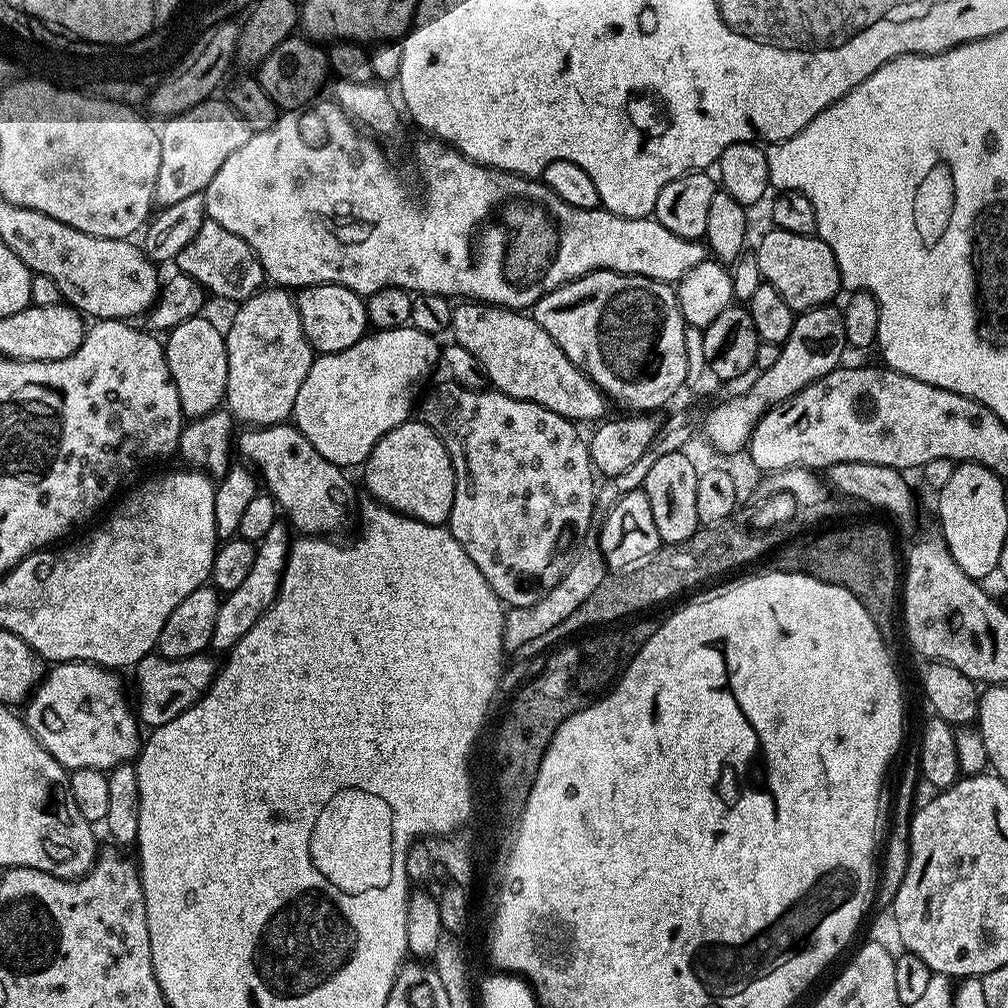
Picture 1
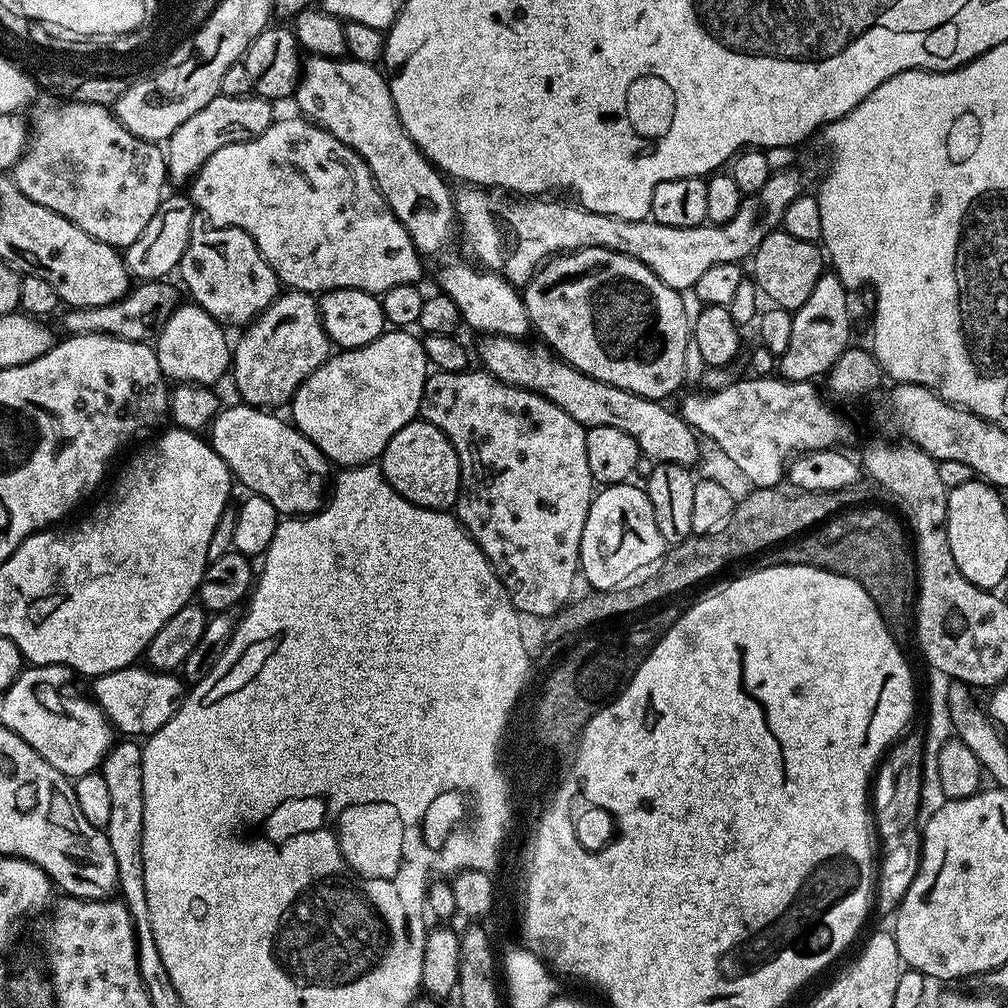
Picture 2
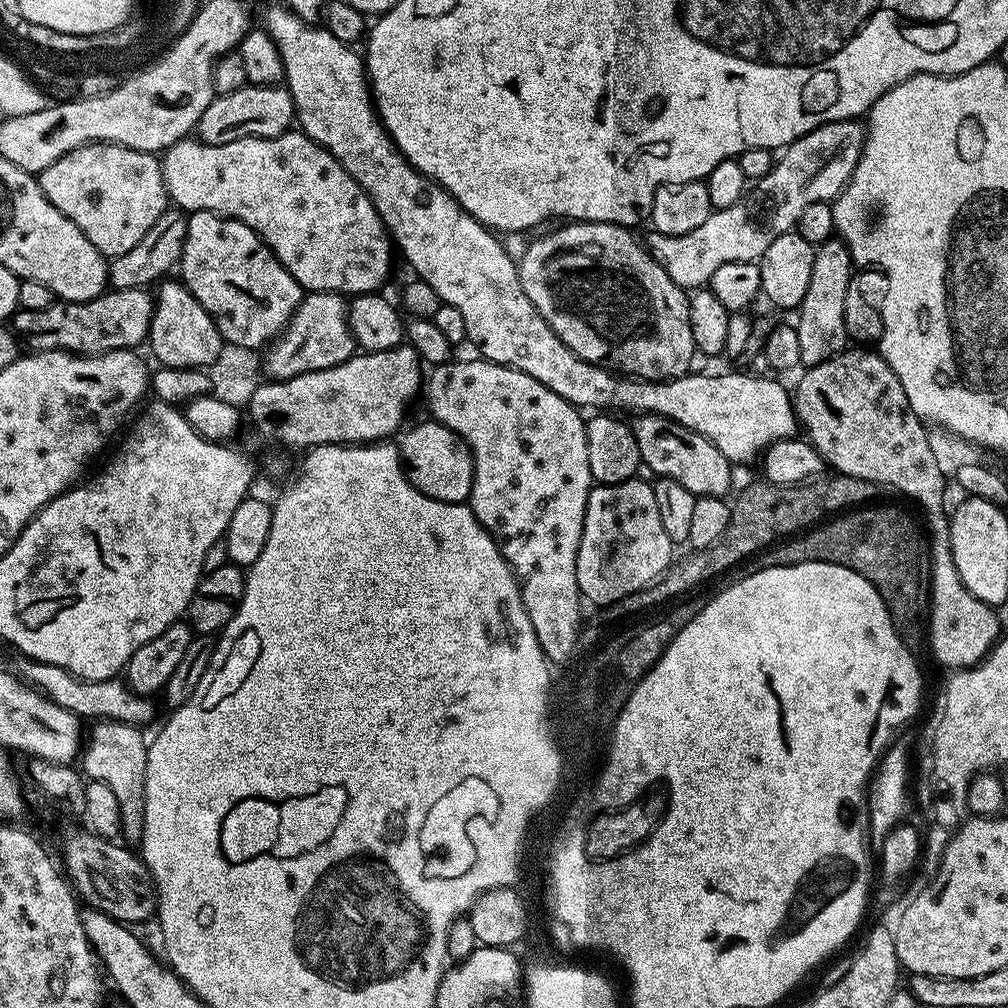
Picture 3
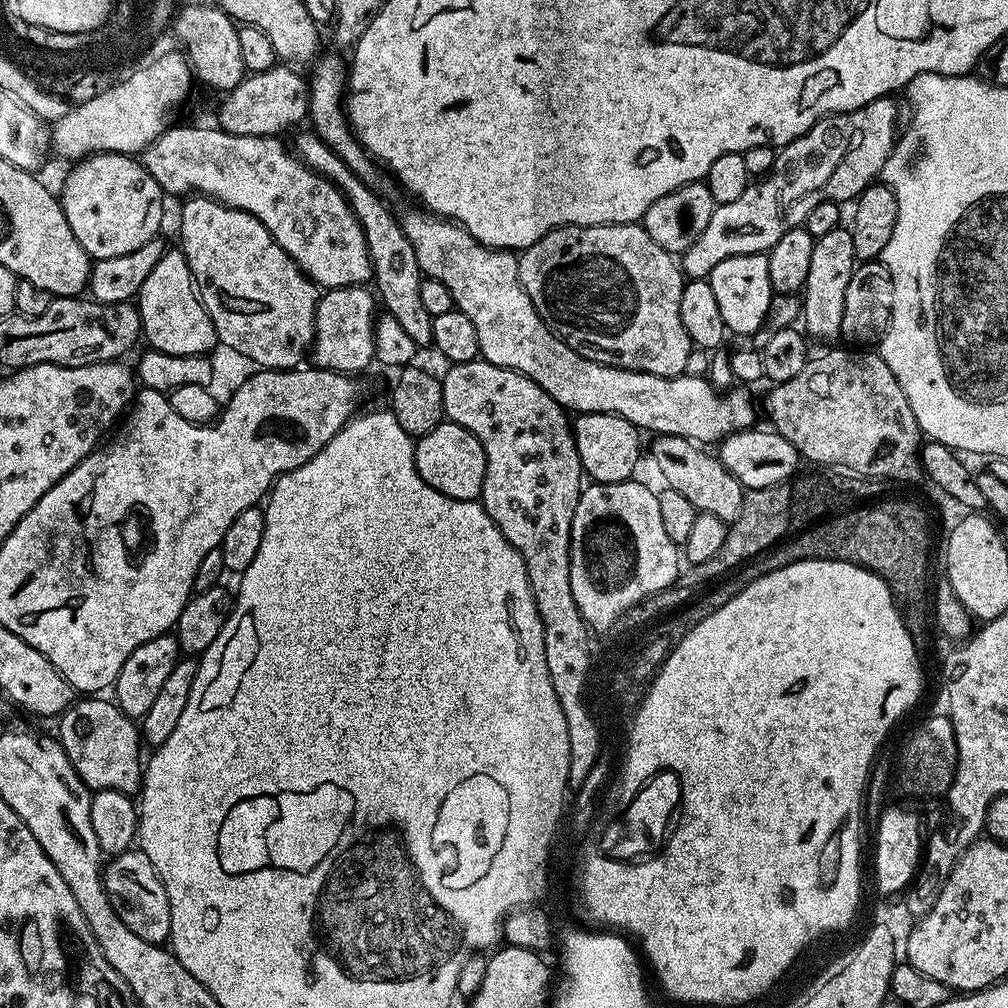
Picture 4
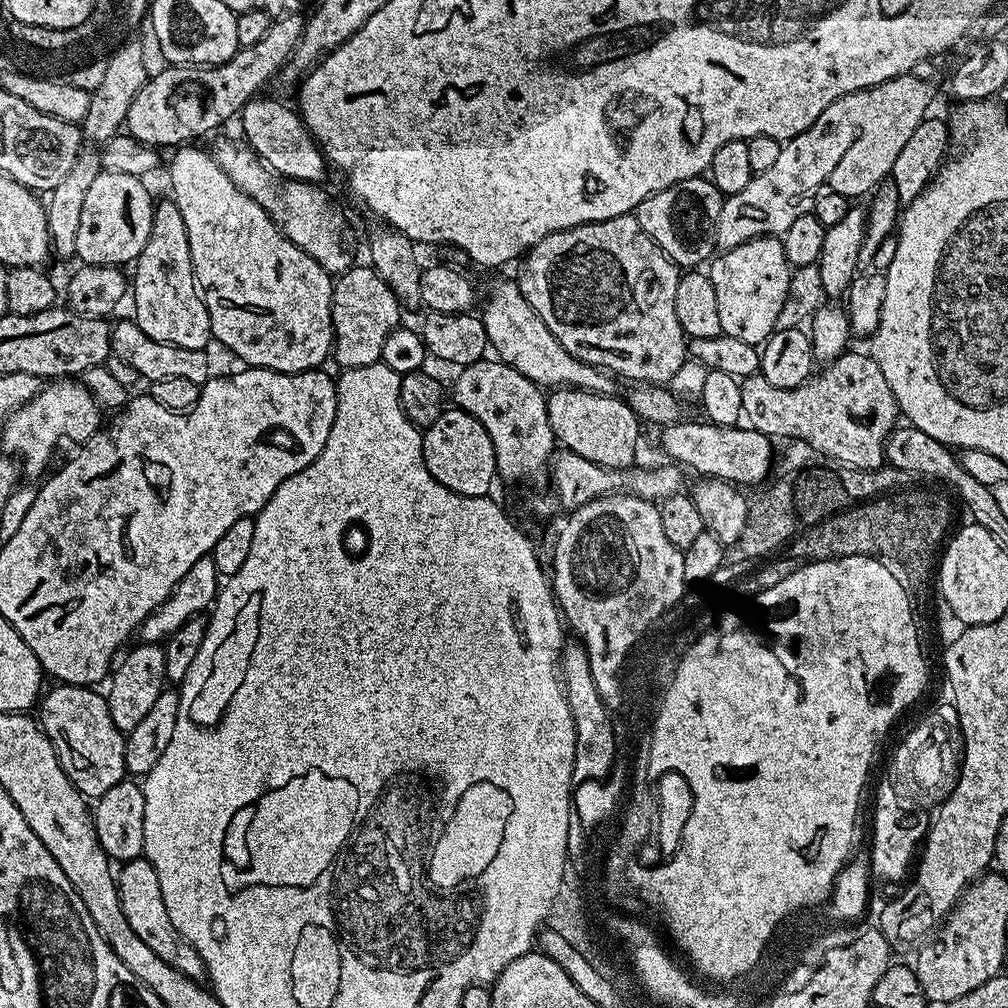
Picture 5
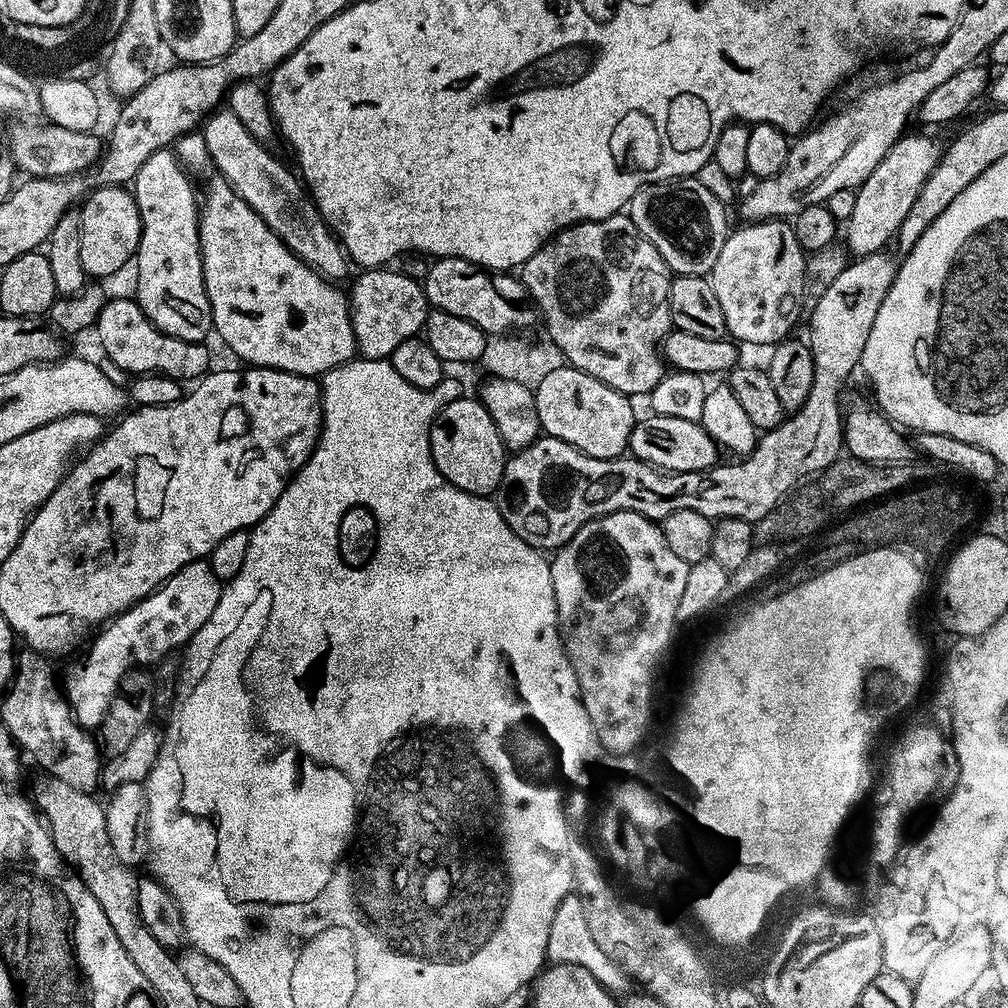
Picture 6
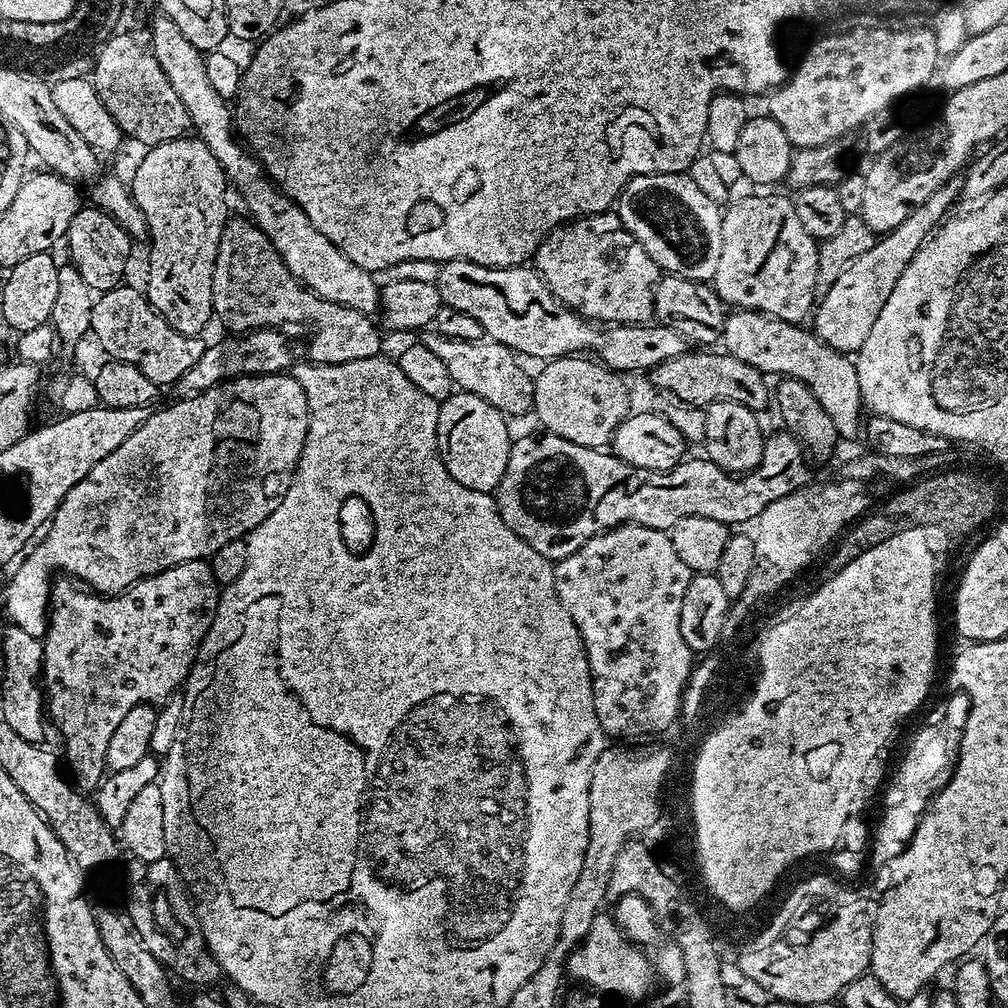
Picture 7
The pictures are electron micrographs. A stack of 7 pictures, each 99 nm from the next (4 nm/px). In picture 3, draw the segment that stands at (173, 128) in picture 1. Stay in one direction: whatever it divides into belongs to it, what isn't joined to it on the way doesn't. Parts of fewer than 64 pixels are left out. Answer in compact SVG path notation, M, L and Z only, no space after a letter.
M248 84L225 96L217 95L196 124L195 135L206 144L238 142L242 138L274 138L293 127L296 107L287 87Z

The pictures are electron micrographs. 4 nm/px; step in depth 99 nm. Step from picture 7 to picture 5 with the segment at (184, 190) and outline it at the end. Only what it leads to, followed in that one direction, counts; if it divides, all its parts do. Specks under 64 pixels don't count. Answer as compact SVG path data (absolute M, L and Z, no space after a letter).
M164 198L161 204L159 201L155 205L150 238L142 254L134 261L135 268L136 273L131 273L130 276L130 300L136 303L134 319L142 334L154 338L154 342L162 342L186 350L207 349L213 343L210 314L204 305L204 297L196 287L196 275L190 262L190 242L186 238L186 222L182 222L182 214L171 199Z

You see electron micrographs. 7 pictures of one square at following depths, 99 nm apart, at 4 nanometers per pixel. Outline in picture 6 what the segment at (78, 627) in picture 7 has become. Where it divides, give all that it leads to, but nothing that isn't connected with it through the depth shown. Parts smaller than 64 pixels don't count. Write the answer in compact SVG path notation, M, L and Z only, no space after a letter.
M207 559L195 560L182 566L178 574L174 574L169 580L159 584L149 596L139 600L133 608L118 613L113 620L103 625L97 631L100 633L97 634L96 641L89 646L88 653L81 658L80 664L74 665L69 670L68 680L66 676L66 695L79 723L88 730L99 729L112 706L112 700L121 691L122 685L129 679L133 670L144 670L147 664L157 663L156 665L159 665L164 662L159 662L159 660L166 659L171 652L178 651L180 647L181 651L185 646L191 644L198 630L206 626L210 614L214 614L214 606L218 606L221 591L222 582L214 574Z

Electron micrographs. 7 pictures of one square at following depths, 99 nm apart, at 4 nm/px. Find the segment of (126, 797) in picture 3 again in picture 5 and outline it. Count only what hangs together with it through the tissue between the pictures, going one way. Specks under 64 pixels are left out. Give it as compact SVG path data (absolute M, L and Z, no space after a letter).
M61 683L52 687L56 688L50 689L51 687L49 687L39 701L38 723L47 734L48 741L54 746L54 750L58 754L58 762L62 766L62 770L66 770L70 782L74 782L74 786L81 789L85 797L98 798L102 794L106 794L106 790L110 790L110 786L118 786L118 782L122 782L126 778L128 767L126 766L126 746L124 745L125 733L120 732L118 726L114 726L114 718L110 718L108 701L101 693L100 696L96 693L95 687Z

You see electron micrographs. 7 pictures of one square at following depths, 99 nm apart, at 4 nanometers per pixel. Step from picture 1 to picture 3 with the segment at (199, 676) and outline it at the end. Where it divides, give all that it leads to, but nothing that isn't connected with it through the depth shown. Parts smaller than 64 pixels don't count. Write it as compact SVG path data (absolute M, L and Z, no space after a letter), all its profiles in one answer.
M37 660L25 663L25 665L22 676L31 687L43 692L49 700L53 700L58 706L70 710L75 716L85 721L113 720L143 729L144 724L150 723L156 716L153 701L149 697L130 690L123 679L79 680L74 674L64 672L58 666L50 666Z

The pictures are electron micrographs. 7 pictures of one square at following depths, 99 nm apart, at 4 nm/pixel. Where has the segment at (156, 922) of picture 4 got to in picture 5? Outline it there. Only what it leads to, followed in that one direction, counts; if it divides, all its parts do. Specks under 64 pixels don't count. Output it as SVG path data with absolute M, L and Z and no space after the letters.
M141 858L129 860L121 868L124 869L121 872L119 869L118 872L120 901L122 914L126 914L130 930L134 930L134 934L138 934L138 938L142 938L142 942L146 942L146 946L150 946L150 950L154 950L154 954L162 958L162 962L174 966L174 970L178 970L186 978L197 982L203 981L206 973L202 958L198 950L194 950L194 946L190 946L188 939L177 930L174 922L170 922L170 914L162 898L162 882L158 882L158 874L154 874L152 863Z

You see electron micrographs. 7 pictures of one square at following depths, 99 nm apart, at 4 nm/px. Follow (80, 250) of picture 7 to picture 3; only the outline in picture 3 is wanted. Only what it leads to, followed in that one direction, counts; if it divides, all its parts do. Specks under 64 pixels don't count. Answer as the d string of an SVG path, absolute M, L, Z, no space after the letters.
M113 143L84 144L46 167L44 172L39 173L38 179L49 202L66 214L66 218L70 218L70 222L74 222L74 226L78 226L78 230L82 230L82 234L86 234L86 238L90 238L90 242L94 242L106 258L115 258L134 250L134 246L142 242L146 230L158 222L170 204L168 191L164 189L161 157Z

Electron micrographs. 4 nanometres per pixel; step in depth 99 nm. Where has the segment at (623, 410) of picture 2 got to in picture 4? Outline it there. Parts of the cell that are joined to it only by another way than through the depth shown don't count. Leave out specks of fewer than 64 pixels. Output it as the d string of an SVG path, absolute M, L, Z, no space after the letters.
M656 436L652 444L652 460L660 471L663 483L667 487L678 490L689 500L690 506L694 506L697 512L714 514L714 518L722 518L725 522L731 522L742 514L742 502L746 489L740 485L738 478L722 466L719 455L710 453L701 445L677 436Z

